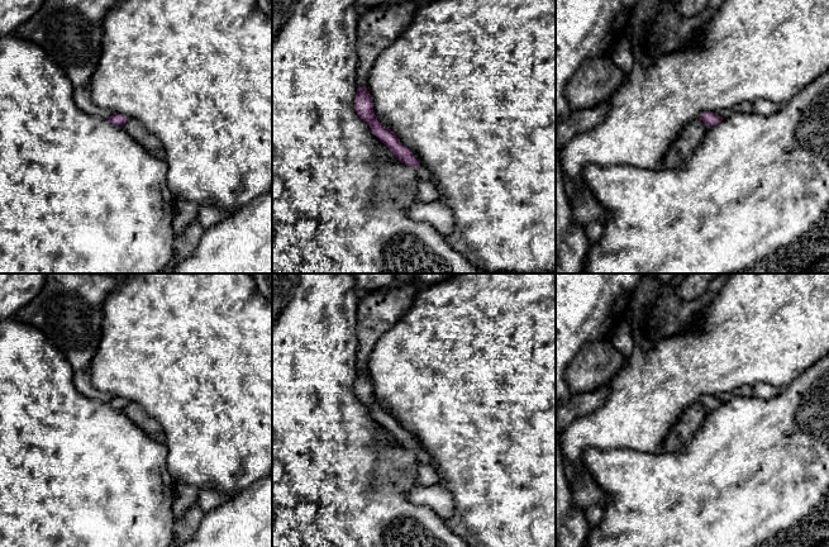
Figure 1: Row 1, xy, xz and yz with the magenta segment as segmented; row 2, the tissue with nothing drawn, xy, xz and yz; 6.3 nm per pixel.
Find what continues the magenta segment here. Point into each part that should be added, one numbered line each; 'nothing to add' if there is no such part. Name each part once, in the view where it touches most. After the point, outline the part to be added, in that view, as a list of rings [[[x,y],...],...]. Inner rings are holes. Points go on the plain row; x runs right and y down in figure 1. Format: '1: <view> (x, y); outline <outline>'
nothing to add

